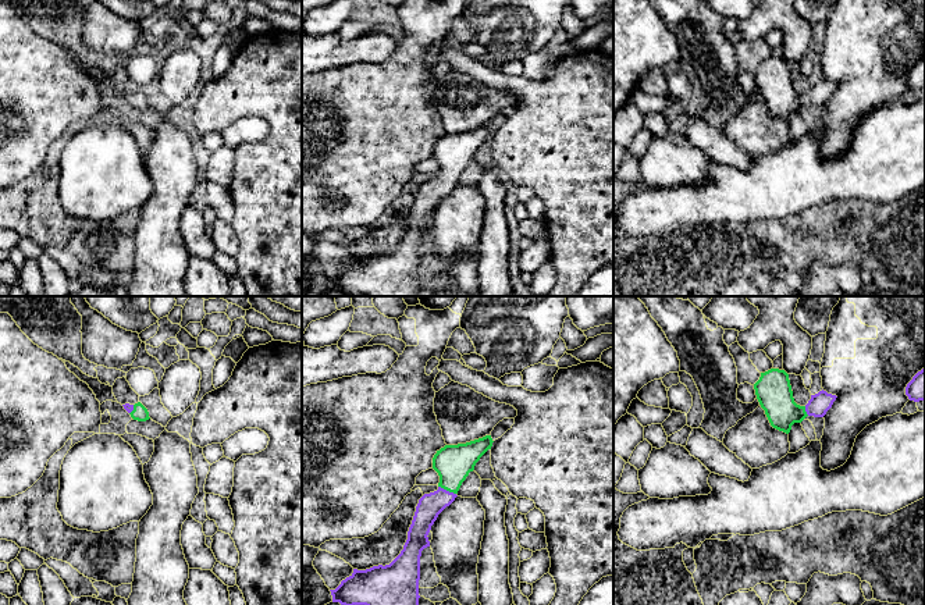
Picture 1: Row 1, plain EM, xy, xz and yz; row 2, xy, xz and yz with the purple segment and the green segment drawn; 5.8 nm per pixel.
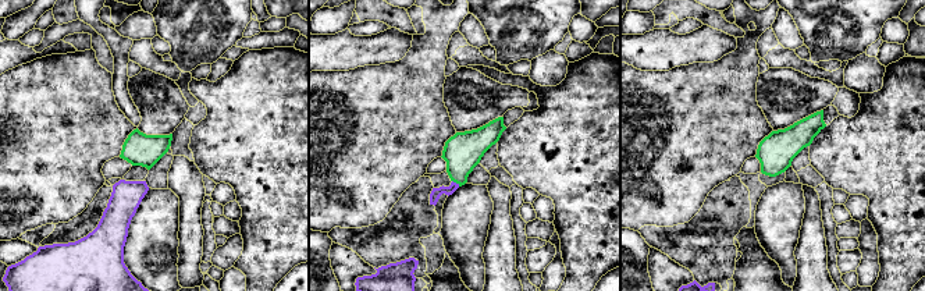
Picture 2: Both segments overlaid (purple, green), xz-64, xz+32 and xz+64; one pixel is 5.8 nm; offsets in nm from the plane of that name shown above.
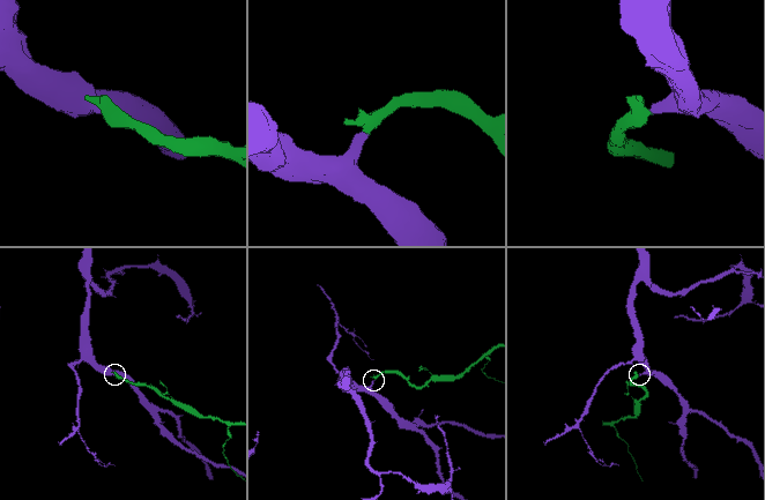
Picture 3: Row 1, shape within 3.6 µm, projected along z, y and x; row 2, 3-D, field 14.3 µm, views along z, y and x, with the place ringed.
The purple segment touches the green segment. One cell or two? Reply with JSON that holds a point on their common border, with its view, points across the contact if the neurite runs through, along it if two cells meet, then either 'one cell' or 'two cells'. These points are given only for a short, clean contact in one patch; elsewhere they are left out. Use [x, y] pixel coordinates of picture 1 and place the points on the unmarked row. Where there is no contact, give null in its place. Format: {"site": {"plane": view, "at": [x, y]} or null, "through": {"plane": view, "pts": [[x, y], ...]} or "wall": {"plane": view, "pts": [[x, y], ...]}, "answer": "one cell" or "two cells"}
{"site": {"plane": "xz", "at": [445, 178]}, "through": {"plane": "xz", "pts": [[430, 194], [445, 178], [449, 173], [452, 152]]}, "answer": "one cell"}

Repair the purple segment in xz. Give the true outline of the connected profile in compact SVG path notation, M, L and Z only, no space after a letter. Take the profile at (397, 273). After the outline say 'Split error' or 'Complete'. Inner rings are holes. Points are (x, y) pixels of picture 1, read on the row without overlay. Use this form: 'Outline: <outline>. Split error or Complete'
Outline: M491 124L445 134L433 146L433 157L440 164L438 178L424 182L416 195L408 228L401 242L389 253L378 253L353 261L330 278L332 291L345 295L419 296L419 268L421 239L430 235L428 221L438 203L458 185L462 171L474 159L480 146L492 135Z. Split error

